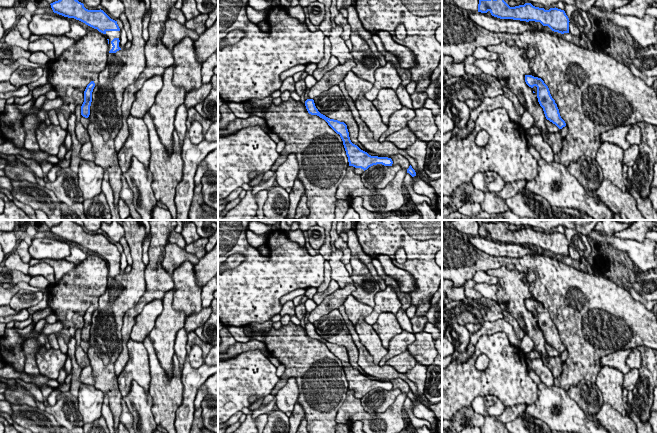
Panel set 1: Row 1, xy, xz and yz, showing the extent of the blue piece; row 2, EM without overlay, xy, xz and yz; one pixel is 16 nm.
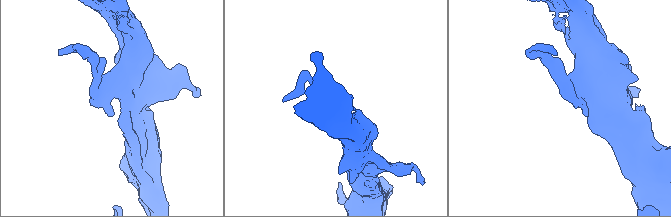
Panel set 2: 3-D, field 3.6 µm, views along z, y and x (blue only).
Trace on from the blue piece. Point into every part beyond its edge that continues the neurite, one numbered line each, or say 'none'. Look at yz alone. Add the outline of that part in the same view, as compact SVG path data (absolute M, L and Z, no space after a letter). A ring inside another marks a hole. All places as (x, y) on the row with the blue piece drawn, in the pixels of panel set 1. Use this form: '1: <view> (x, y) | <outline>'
none

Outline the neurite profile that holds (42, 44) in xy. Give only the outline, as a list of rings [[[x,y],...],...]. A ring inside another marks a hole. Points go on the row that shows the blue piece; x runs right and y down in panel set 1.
[[[40,38],[38,40],[29,42],[28,51],[42,51],[49,57],[50,62],[56,60],[54,45],[48,39],[45,38]]]

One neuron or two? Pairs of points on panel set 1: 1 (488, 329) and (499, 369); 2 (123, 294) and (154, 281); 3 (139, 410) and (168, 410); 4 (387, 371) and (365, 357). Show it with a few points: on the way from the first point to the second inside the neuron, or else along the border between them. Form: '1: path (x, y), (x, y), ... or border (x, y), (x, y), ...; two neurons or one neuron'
1: border (511, 343), (503, 332), (483, 334), (473, 351); two neurons
2: border (146, 265), (145, 292), (134, 306); two neurons
3: border (148, 392), (152, 399), (152, 415), (156, 422); two neurons
4: path (381, 371), (377, 371), (369, 363); one neuron

